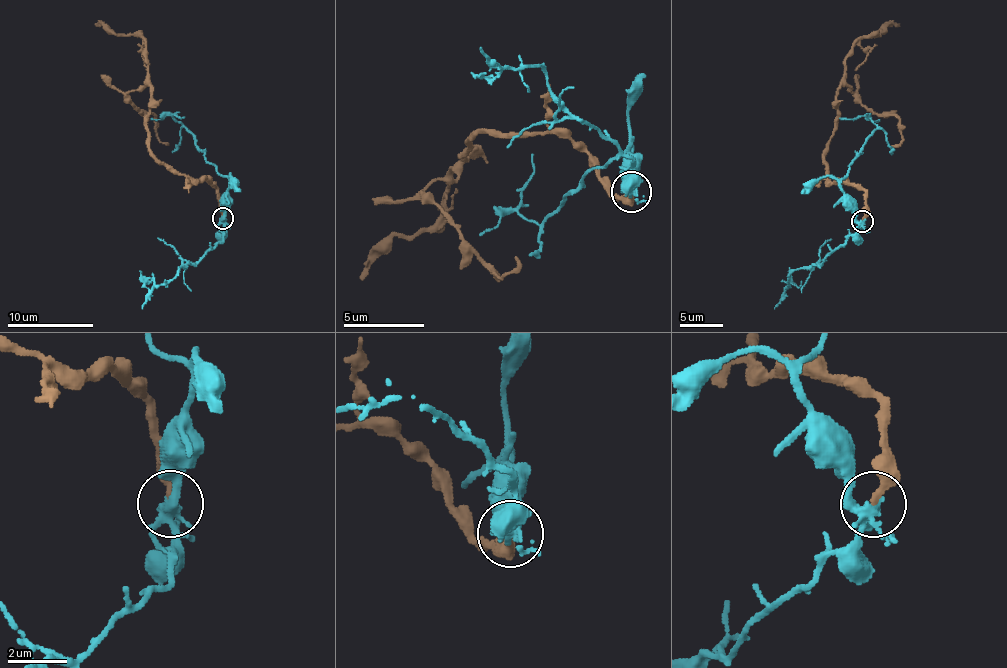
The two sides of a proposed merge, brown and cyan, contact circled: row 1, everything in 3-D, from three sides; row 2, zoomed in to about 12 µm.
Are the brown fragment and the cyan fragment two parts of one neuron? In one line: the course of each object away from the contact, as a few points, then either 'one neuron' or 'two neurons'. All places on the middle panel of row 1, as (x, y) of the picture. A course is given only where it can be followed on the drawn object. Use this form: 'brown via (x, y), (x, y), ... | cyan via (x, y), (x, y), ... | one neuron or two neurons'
brown via (632, 191), (614, 194), (563, 133), (482, 132), (456, 178), (426, 195), (491, 272), (503, 277), (517, 257) | cyan via (632, 191), (632, 149), (584, 176), (563, 204), (536, 224), (518, 207), (535, 171), (534, 155) | two neurons

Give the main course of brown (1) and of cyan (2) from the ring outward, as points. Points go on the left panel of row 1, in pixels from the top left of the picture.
1: (223, 219), (217, 189), (173, 174), (154, 155), (151, 93), (132, 90), (127, 97), (151, 113), (166, 145)
2: (223, 219), (224, 199), (230, 180), (205, 159), (195, 137), (173, 116), (185, 116)

